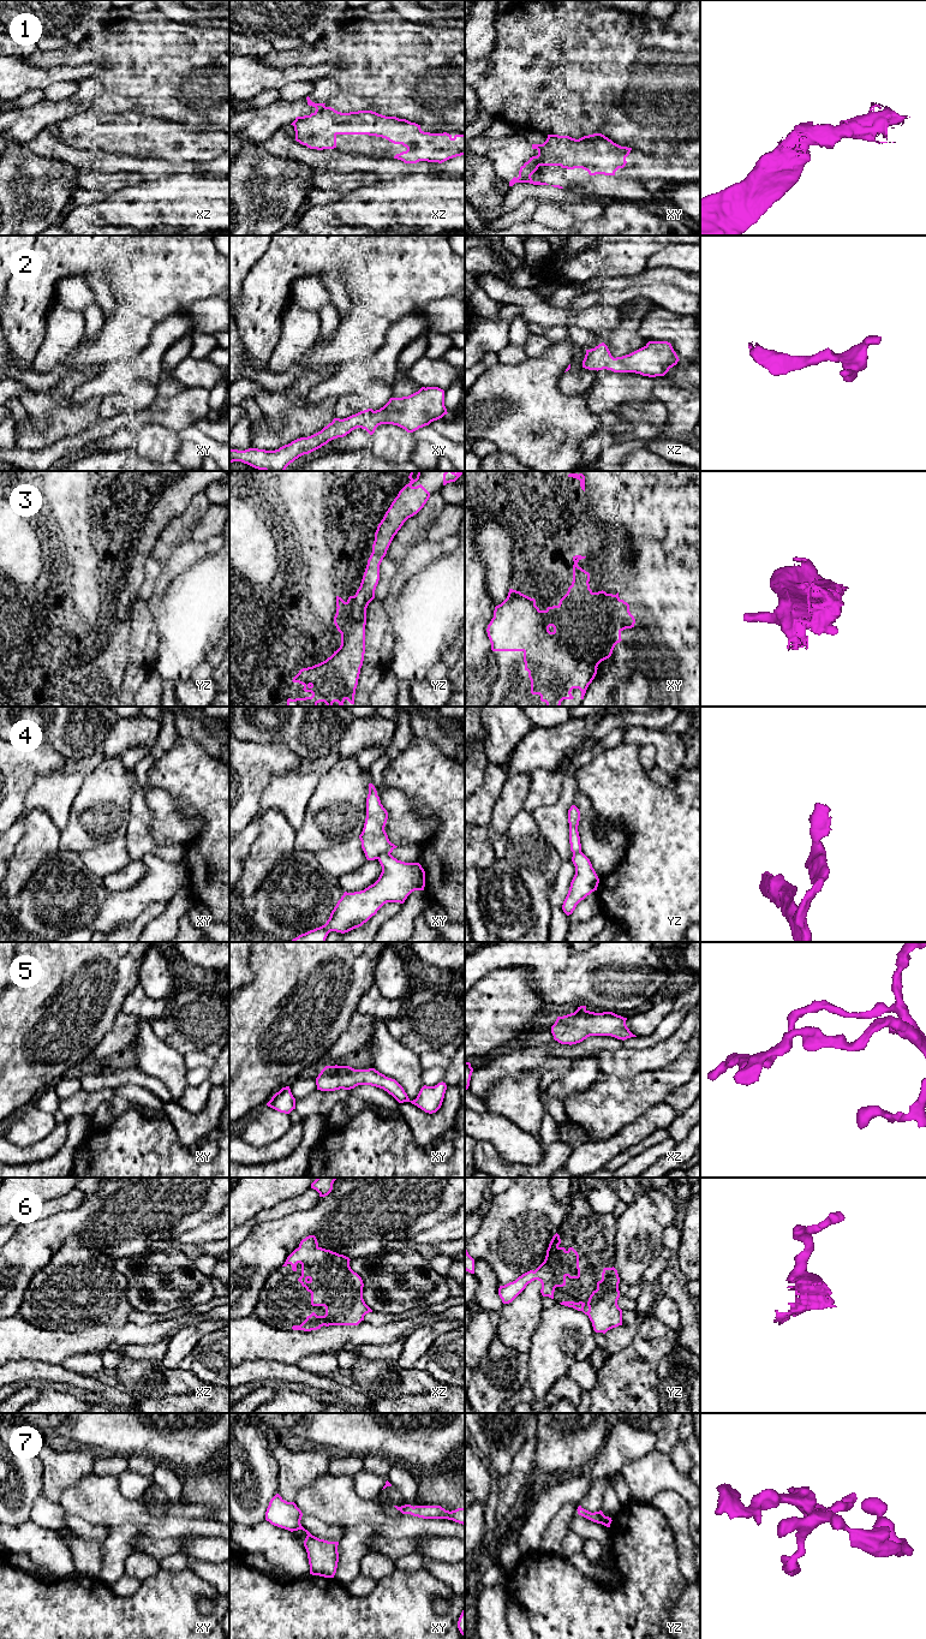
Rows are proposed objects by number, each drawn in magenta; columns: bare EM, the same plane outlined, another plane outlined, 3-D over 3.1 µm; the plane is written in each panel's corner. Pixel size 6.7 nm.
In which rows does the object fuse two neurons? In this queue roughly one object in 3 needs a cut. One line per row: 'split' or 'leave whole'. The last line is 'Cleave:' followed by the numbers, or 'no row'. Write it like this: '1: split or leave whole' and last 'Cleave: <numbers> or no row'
1: leave whole
2: leave whole
3: leave whole
4: split
5: leave whole
6: leave whole
7: leave whole
Cleave: 4

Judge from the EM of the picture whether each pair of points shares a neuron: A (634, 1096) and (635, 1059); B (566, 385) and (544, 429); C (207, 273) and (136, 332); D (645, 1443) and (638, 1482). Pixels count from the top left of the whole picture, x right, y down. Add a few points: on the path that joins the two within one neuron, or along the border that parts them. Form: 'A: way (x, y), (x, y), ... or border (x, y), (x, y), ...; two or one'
A: border (663, 1068), (639, 1072), (631, 1077), (608, 1076); two
B: border (559, 379), (565, 393), (590, 387); two
C: border (127, 304), (154, 322); two
D: border (653, 1448), (644, 1456), (629, 1460), (619, 1472); two

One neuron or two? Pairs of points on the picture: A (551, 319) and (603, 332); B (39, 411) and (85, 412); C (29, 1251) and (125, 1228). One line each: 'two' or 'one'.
A: one
B: two
C: one

